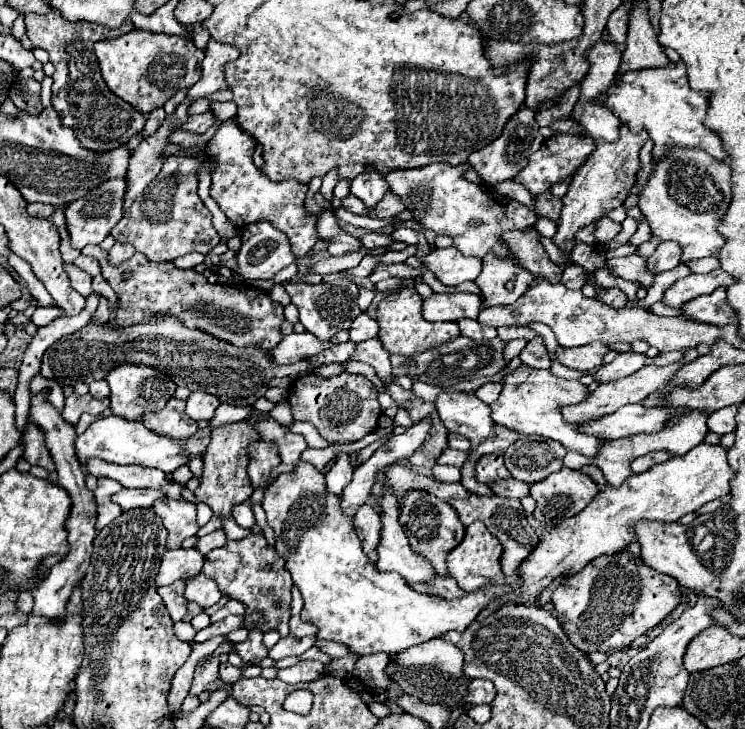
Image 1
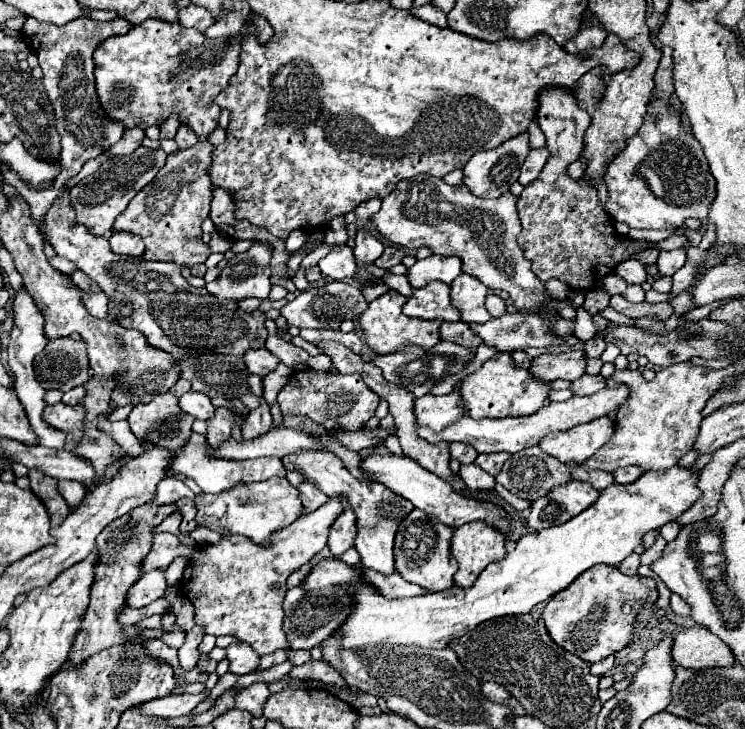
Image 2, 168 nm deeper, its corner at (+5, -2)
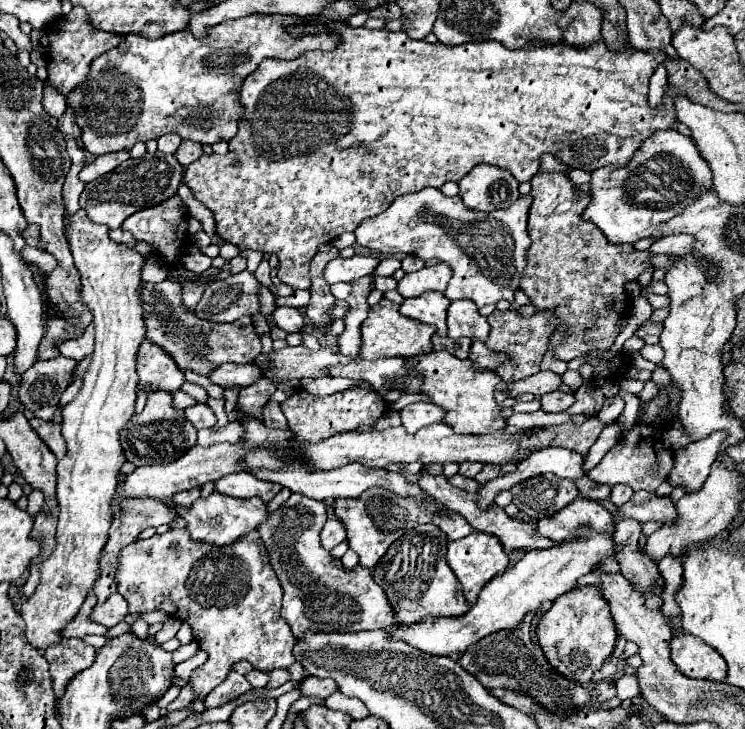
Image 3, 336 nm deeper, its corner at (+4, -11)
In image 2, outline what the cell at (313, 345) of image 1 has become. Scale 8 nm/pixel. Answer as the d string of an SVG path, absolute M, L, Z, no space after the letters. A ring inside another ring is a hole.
M260 348L260 350L248 350L244 352L242 356L244 364L246 364L246 370L250 374L258 374L258 376L266 376L268 372L272 372L276 368L276 364L280 362L270 350L266 348Z

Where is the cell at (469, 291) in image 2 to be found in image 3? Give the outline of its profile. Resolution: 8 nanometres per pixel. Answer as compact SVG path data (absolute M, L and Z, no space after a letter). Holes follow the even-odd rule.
M469 299L451 301L447 311L447 327L449 327L447 335L453 339L471 337L471 339L485 341L489 335L487 319L479 315L477 305Z

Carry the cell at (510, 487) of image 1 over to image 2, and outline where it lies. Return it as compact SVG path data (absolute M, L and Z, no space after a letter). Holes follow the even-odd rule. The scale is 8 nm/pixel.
M462 464L458 474L462 476L462 480L470 490L494 490L496 484L494 476L488 476L484 470L480 470L474 464Z

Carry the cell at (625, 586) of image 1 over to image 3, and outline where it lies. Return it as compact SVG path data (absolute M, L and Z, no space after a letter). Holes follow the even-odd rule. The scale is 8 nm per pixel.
M585 585L569 591L569 595L561 595L561 599L557 599L557 603L543 613L537 625L537 637L549 663L553 663L561 675L587 683L613 653L617 643L617 627L611 617L609 603L603 599L599 587Z

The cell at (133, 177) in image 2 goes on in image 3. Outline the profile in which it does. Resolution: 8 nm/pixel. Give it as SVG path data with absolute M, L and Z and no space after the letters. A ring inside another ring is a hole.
M161 151L145 153L141 159L127 159L117 169L87 183L79 197L79 205L87 211L91 221L103 223L109 229L117 229L129 215L153 207L175 195L181 177L183 167L175 159L175 155L165 155Z

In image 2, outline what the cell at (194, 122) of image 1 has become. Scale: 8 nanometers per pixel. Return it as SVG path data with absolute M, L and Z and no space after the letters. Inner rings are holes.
M180 126L178 128L178 134L176 134L176 144L180 146L180 150L186 150L186 148L192 148L196 142L198 142L198 138L196 138L196 134L192 132L192 128L188 128L188 126Z

